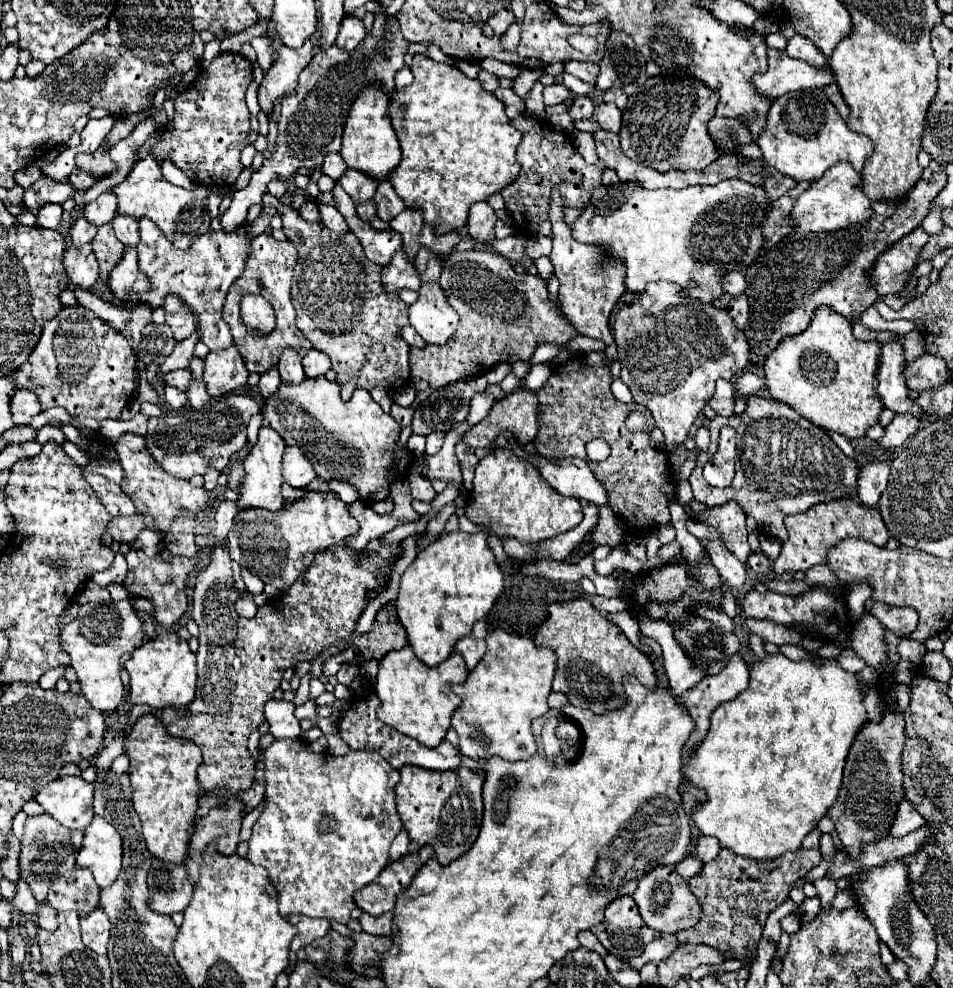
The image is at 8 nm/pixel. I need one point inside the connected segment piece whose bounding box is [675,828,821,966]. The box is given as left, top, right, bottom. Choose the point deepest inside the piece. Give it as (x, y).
(737, 894)

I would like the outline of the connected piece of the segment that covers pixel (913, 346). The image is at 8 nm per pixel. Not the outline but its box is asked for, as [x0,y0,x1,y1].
[901,330,925,364]

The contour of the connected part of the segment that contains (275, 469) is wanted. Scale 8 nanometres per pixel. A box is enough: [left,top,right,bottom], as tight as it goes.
[239,426,285,510]

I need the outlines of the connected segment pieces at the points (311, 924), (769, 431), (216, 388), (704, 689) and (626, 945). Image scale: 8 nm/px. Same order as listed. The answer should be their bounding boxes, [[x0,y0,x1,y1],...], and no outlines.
[[289,914,331,952],[689,396,859,542],[203,346,249,396],[681,654,749,758],[591,896,661,960]]

